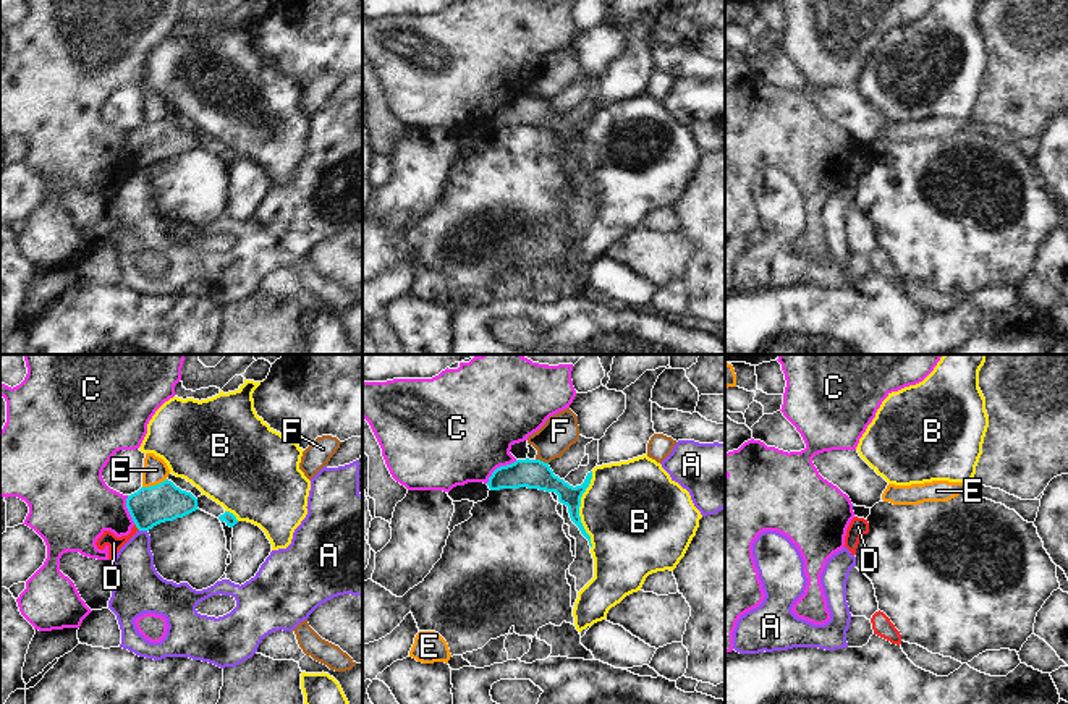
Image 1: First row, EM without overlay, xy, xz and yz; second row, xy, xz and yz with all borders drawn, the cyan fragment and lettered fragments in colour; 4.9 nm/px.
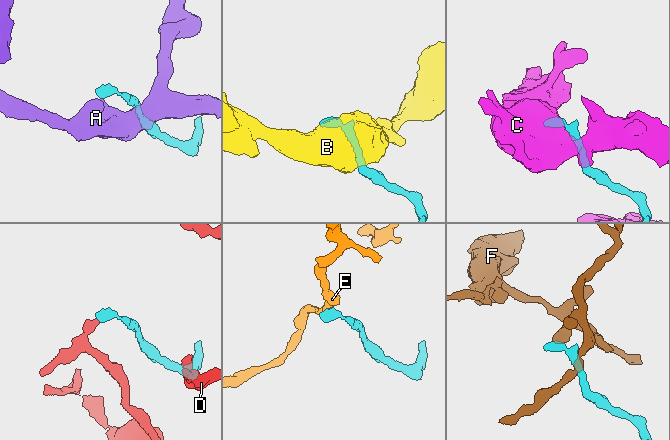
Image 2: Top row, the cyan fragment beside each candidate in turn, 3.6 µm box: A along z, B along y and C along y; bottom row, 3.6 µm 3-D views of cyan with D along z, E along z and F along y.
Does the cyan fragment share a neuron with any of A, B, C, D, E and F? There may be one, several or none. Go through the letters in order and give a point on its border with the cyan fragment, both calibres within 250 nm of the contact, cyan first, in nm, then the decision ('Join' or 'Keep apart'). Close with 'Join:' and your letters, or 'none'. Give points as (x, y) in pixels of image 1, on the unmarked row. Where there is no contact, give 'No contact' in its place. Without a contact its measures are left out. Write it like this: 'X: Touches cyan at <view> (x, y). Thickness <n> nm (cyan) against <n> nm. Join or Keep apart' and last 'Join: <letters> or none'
A: Touches cyan at xy (143, 167). Thickness 190 nm (cyan) against 200 nm. Keep apart
B: Touches cyan at xz (578, 148). Thickness 120 nm (cyan) against 460 nm. Keep apart
C: Touches cyan at xz (500, 104). Thickness 140 nm (cyan) against 480 nm. Keep apart
D: Touches cyan at xy (136, 164). Thickness 190 nm (cyan) against 70 nm. Keep apart
E: Touches cyan at xy (154, 123). Thickness 190 nm (cyan) against 120 nm. Keep apart
F: Touches cyan at xz (542, 99). Thickness 140 nm (cyan) against 180 nm. Keep apart
Join: none.

